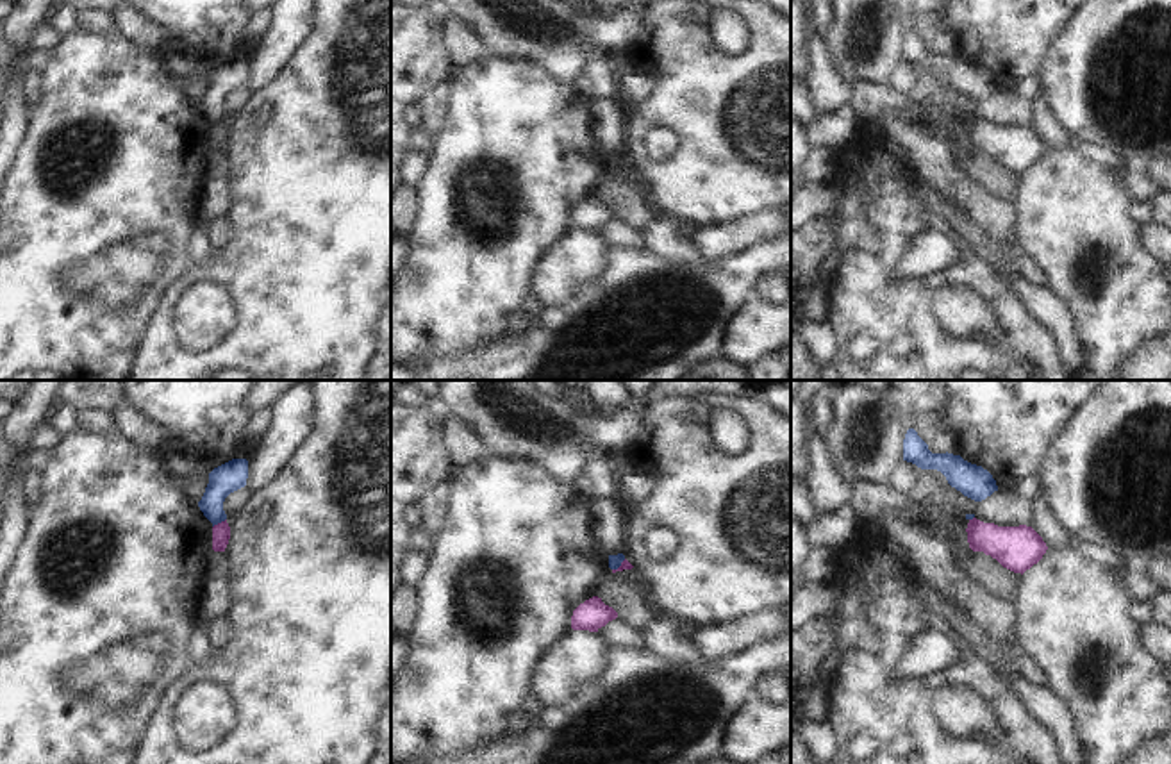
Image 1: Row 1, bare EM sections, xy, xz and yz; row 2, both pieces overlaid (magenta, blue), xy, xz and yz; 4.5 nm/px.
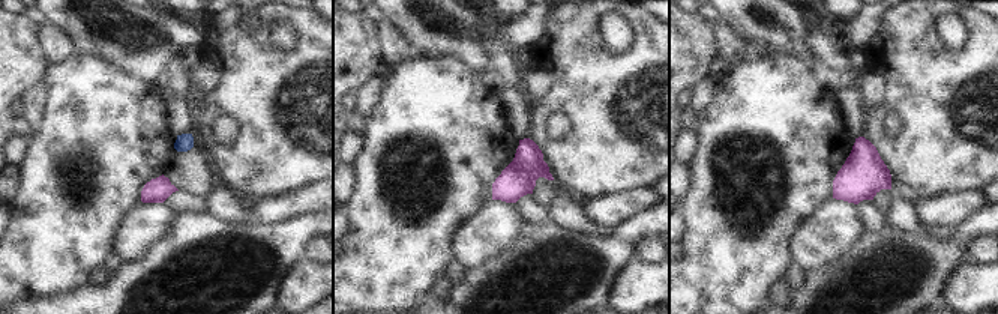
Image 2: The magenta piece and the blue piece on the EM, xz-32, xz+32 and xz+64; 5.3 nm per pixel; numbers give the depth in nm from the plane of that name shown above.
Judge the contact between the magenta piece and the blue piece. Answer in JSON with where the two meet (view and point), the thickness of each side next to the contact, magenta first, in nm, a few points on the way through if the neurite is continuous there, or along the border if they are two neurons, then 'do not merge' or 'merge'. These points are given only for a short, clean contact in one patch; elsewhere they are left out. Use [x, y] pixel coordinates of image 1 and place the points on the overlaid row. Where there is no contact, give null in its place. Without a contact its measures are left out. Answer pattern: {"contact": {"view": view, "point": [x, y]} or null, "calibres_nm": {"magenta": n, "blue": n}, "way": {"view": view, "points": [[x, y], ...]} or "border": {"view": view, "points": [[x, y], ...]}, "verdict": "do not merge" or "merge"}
{"contact": {"view": "xy", "point": [218, 523]}, "calibres_nm": {"magenta": 80, "blue": 140}, "border": {"view": "xy", "points": [[225, 518], [213, 527]]}, "verdict": "do not merge"}

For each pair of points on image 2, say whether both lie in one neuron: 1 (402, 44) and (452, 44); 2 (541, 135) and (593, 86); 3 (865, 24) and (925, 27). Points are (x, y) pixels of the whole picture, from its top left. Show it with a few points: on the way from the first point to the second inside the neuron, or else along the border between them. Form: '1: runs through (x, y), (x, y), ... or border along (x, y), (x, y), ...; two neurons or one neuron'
1: border along (389, 20), (416, 45), (420, 54); two neurons
2: runs through (541, 117), (557, 101), (575, 95); one neuron
3: border along (884, 15), (877, 35); two neurons

